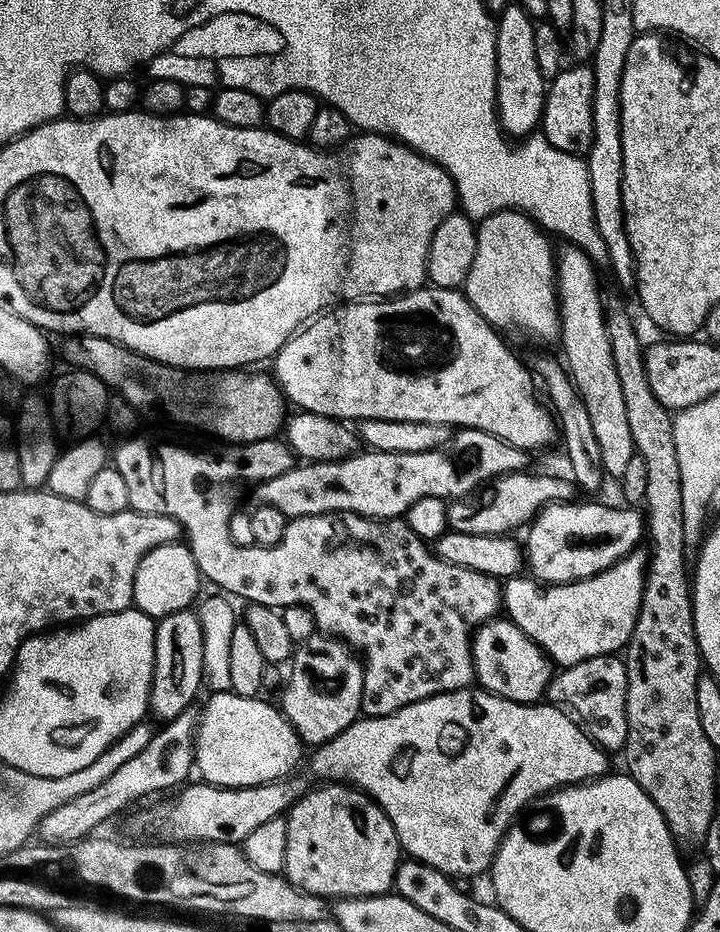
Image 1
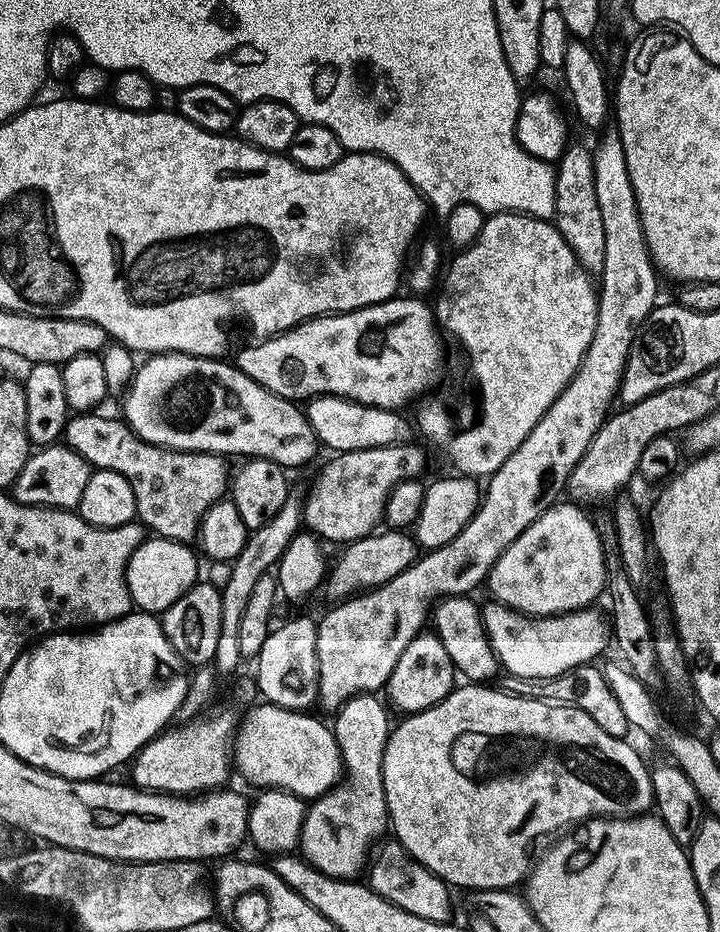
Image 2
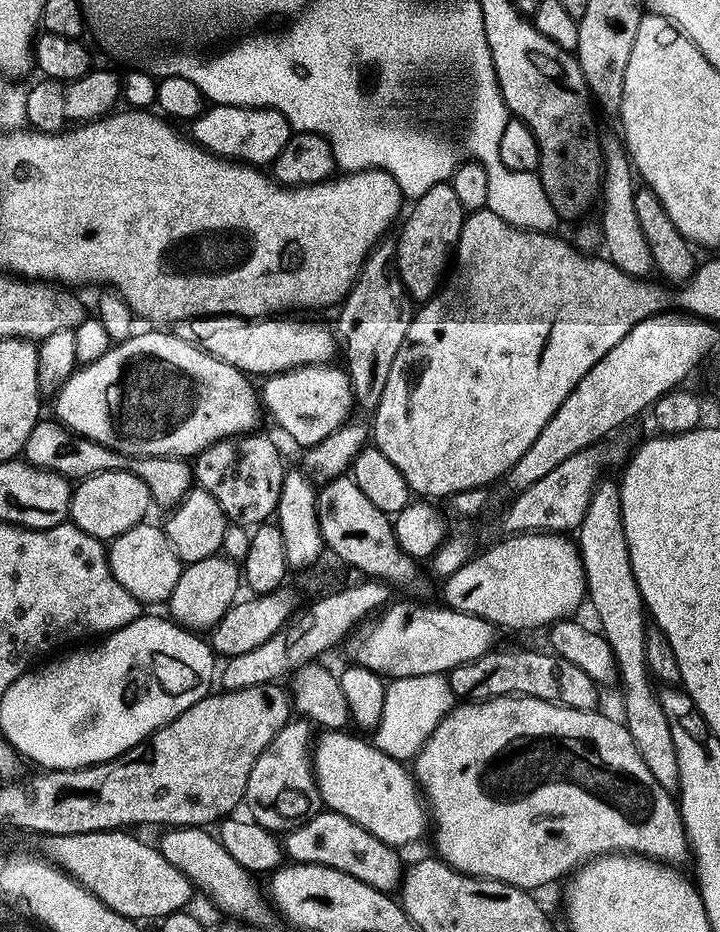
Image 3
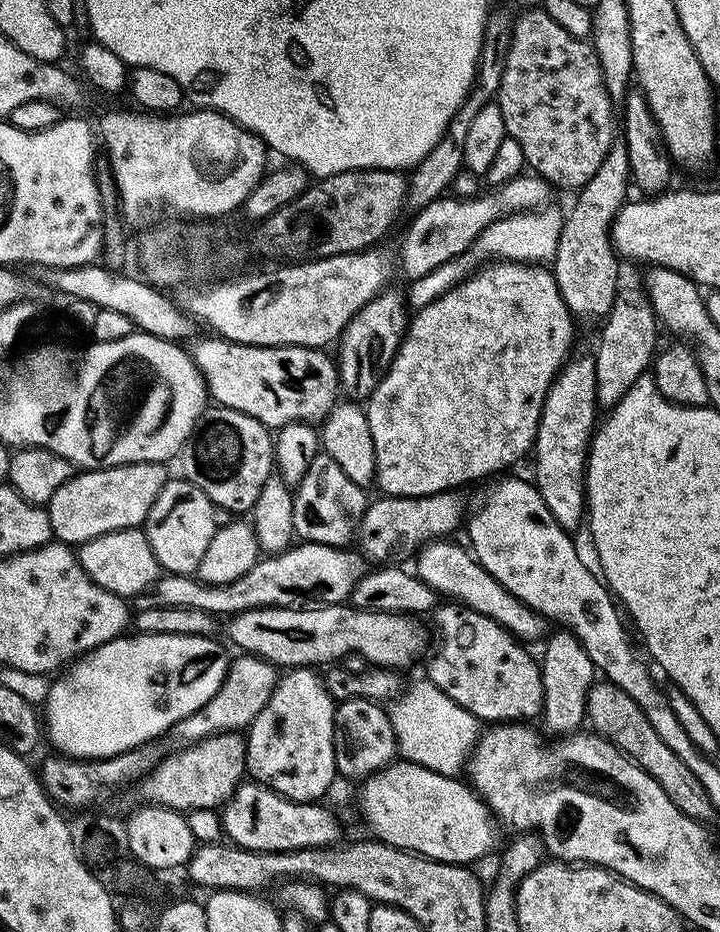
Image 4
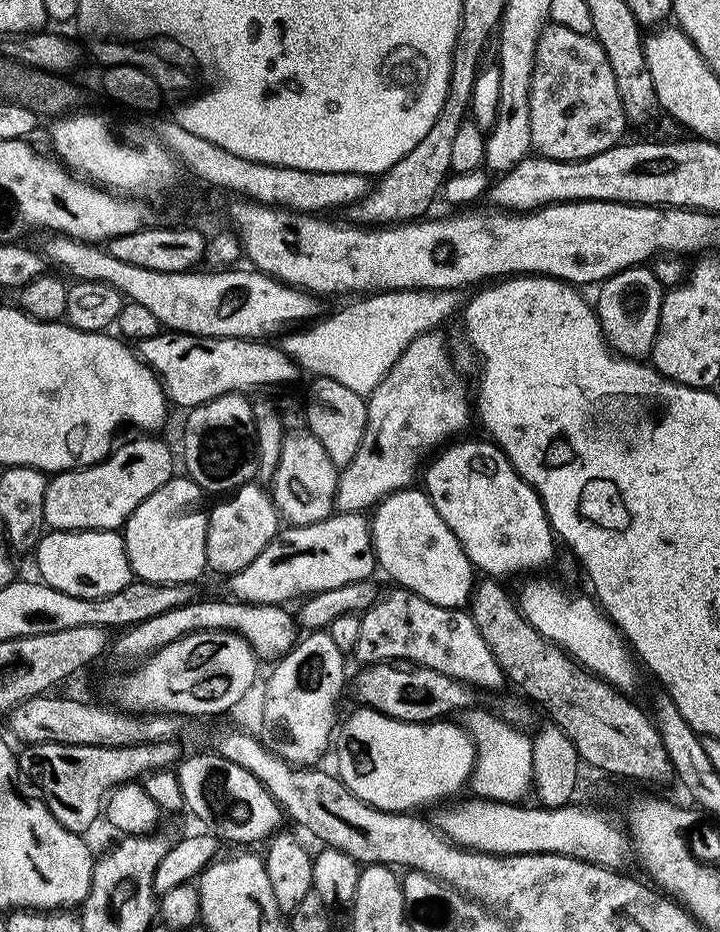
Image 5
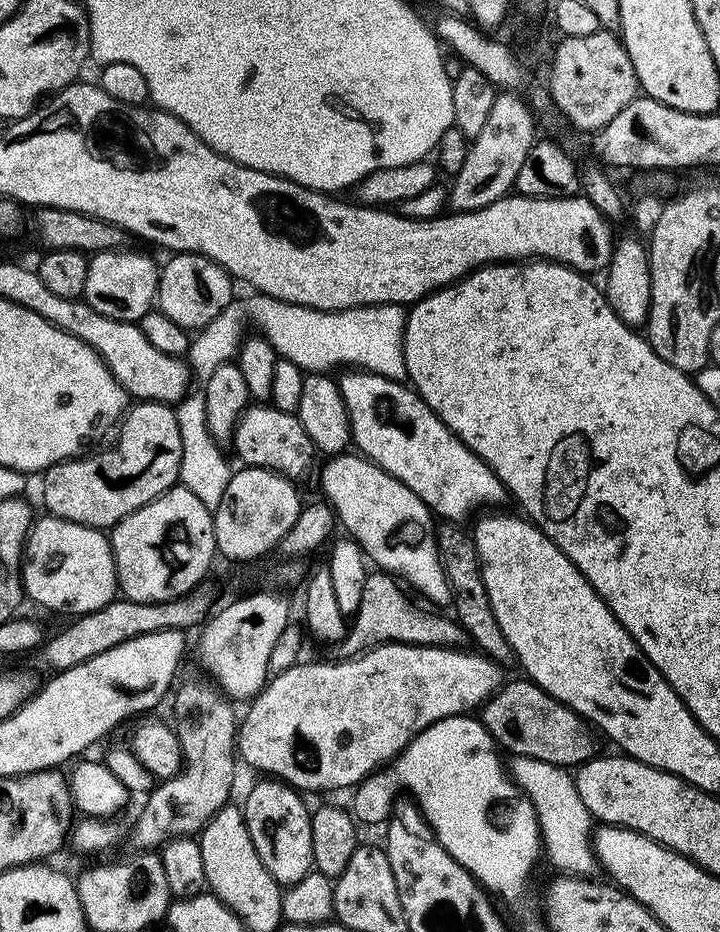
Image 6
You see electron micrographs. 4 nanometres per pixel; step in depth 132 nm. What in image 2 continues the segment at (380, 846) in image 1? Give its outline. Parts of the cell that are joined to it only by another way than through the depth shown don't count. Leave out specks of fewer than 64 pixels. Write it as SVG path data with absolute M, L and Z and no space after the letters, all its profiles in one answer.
M360 693L337 709L332 729L340 750L344 779L311 801L305 811L300 831L301 853L308 863L327 876L353 879L359 870L361 873L373 844L388 828L381 764L392 722L388 720L385 703L378 699L375 693Z

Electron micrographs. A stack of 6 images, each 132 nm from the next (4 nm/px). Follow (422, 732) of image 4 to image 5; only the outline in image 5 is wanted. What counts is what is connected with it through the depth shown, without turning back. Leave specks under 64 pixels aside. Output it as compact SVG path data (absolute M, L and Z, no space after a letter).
M472 710L462 720L468 735L476 742L476 764L472 768L470 788L481 800L497 800L503 804L518 804L533 787L533 739L519 727L508 724L499 715Z

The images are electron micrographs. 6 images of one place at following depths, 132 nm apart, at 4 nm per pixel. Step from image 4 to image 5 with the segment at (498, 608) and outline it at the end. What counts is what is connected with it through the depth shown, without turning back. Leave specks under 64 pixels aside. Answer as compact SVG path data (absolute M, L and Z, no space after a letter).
M419 487L403 488L375 505L370 516L377 565L399 587L438 606L463 609L474 591L474 569L458 538L434 510L432 499Z

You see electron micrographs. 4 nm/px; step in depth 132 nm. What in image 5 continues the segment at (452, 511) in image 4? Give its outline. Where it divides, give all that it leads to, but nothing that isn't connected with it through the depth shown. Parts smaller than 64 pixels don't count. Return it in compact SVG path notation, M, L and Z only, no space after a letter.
M336 512L322 522L314 522L310 526L281 527L276 537L262 550L262 554L258 554L258 558L250 562L250 566L246 566L241 572L231 573L227 580L228 588L233 592L231 595L237 601L245 604L284 606L289 603L287 600L299 601L313 593L338 590L338 586L346 586L350 582L372 580L372 571L377 571L377 568L369 517L363 512Z

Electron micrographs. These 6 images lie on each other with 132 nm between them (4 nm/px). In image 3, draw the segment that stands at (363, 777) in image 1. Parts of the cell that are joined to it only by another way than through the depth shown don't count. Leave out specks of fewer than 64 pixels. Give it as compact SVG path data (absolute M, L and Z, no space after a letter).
M493 696L491 700L460 702L444 715L442 722L438 722L434 734L426 738L420 753L414 758L415 764L416 783L426 801L431 827L436 827L435 855L459 872L465 872L467 876L482 876L486 880L513 884L515 888L537 890L543 884L552 884L560 879L563 881L581 865L609 853L635 854L671 866L680 866L684 859L689 859L687 834L673 793L660 786L658 779L650 774L650 769L642 760L642 754L639 753L626 724L619 719L616 721L603 716L600 710L574 710L564 704L551 704L533 696Z

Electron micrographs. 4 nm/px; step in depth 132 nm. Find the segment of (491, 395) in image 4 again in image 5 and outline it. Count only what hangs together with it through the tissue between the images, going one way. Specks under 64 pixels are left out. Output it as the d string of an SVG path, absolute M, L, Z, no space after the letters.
M433 330L414 338L386 378L367 397L368 429L358 454L339 469L336 512L367 513L390 494L413 487L429 453L447 445L460 434L455 432L462 431L468 419L473 419L470 392L464 389L464 380L448 357L448 344L442 333Z

